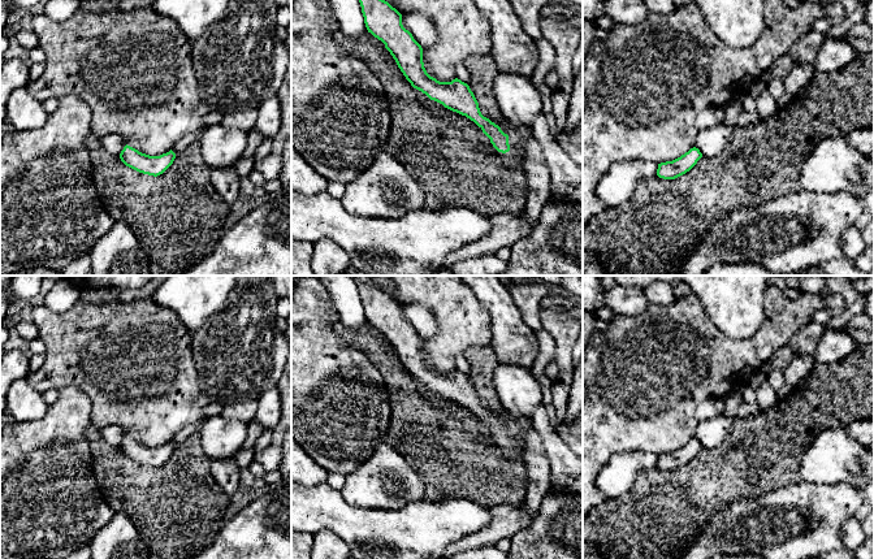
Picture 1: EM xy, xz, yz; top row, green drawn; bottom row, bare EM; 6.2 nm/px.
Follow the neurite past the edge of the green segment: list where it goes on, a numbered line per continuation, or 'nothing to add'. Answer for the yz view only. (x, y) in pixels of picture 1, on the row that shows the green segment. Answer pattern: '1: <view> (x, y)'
nothing to add

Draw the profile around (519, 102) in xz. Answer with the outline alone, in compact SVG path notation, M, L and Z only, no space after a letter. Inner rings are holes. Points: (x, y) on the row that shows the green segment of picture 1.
M498 72L493 90L502 116L514 126L532 129L533 118L541 113L542 101L531 77Z

